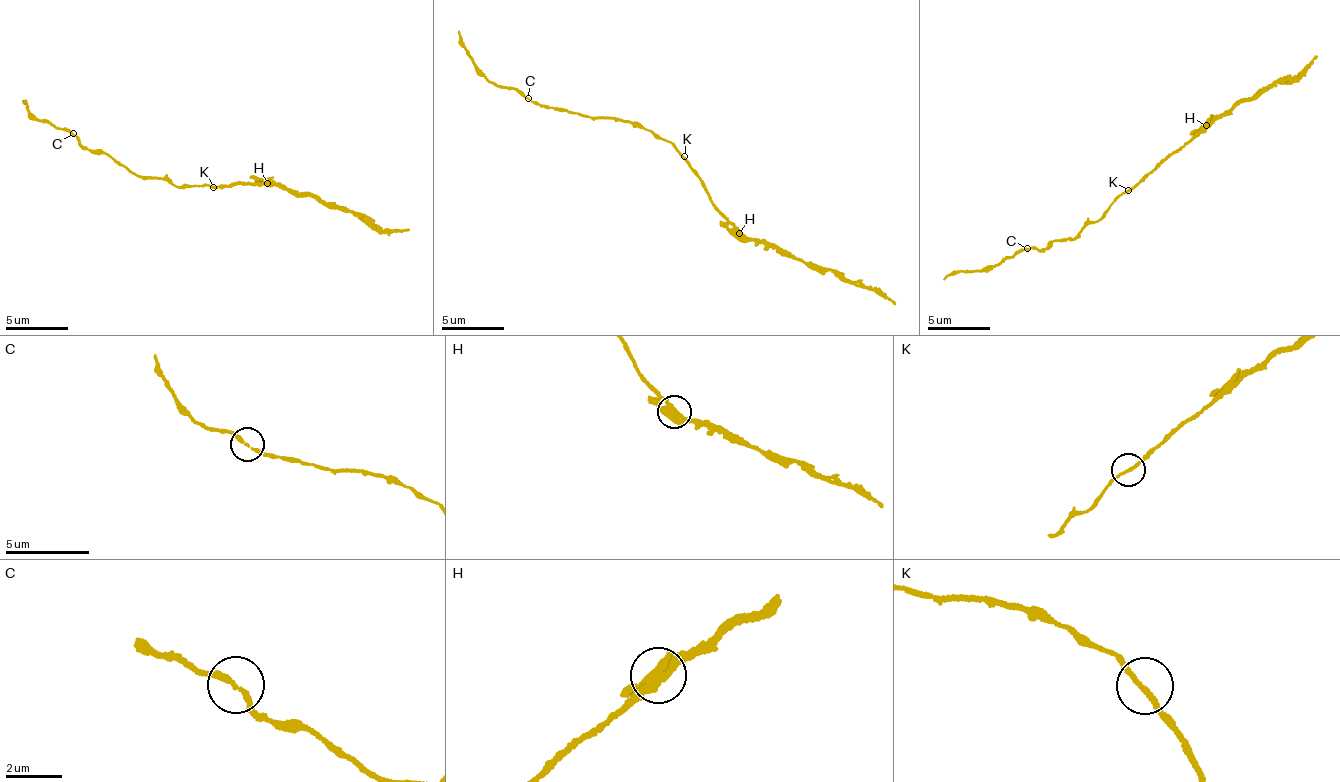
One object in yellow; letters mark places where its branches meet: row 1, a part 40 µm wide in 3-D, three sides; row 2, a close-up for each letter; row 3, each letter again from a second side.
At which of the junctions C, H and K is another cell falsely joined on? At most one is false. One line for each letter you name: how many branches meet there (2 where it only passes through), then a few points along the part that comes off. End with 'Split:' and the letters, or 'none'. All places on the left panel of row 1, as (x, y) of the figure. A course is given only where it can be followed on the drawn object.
H: 2 branches meet; foreign part runs (266, 184), (317, 195), (327, 202), (374, 218), (377, 227), (399, 232), (408, 229)
Split: H

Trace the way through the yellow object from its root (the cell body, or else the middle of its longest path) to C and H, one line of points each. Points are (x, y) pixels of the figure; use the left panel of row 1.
C: (212, 185), (179, 187), (168, 184), (166, 179), (132, 174), (109, 155), (78, 145), (74, 134)
H: (212, 185), (266, 184)

